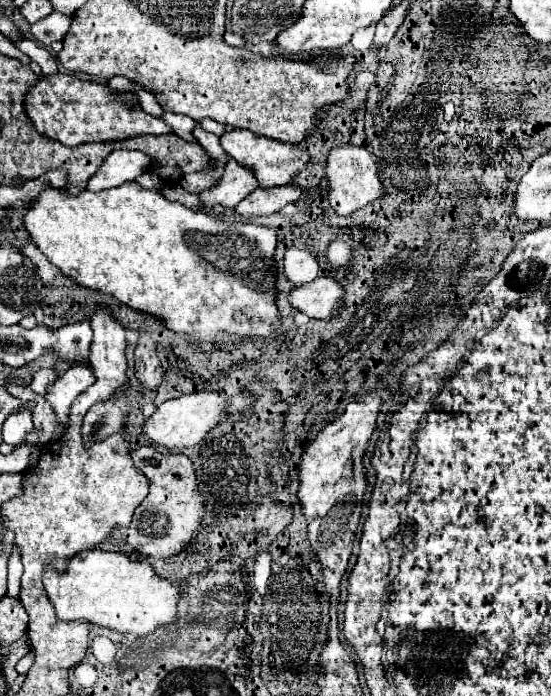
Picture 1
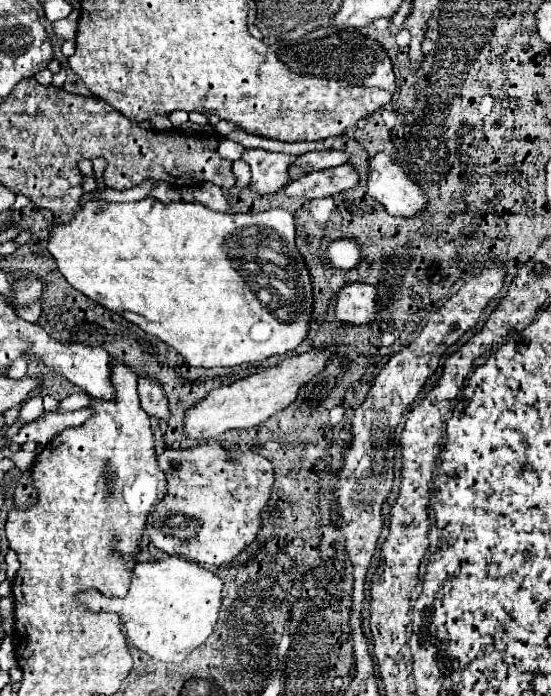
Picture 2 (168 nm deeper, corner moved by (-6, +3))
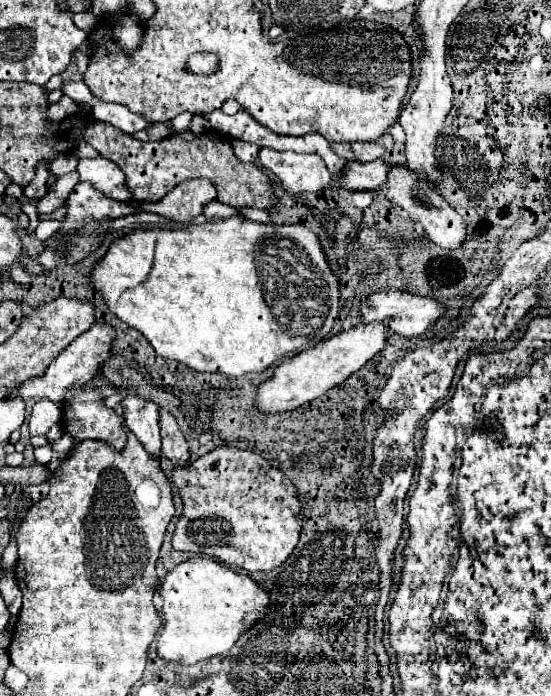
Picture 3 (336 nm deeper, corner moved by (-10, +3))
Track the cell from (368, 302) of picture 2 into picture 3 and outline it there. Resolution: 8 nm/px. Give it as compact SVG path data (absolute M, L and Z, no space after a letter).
M389 290L389 292L373 292L373 300L367 298L359 306L359 320L361 322L385 322L389 320L389 330L401 336L419 336L423 334L439 316L443 314L443 304L433 298L423 298L417 294Z

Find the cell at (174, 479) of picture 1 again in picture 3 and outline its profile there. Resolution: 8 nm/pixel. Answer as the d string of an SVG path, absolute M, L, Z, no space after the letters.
M219 446L195 462L175 466L171 482L183 500L183 514L173 532L173 548L217 558L249 572L271 570L287 560L299 540L301 502L291 480L263 456Z

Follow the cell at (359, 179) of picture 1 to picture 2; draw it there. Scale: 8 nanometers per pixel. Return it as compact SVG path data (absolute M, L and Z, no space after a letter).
M384 152L373 156L371 160L367 194L383 204L391 216L413 218L419 216L427 206L427 196L422 188Z

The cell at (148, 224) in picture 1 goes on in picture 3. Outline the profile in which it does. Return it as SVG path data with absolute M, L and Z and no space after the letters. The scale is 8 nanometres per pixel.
M237 216L225 220L205 220L205 222L191 222L179 230L133 230L121 238L115 238L109 244L105 256L93 266L89 272L89 280L95 292L101 294L105 306L125 324L139 330L155 348L155 352L163 358L171 358L183 362L185 366L197 372L221 372L227 376L243 376L247 372L263 372L273 362L279 362L283 356L301 352L311 348L327 338L339 310L339 280L333 276L325 254L321 250L317 234L313 234L303 224L261 224L243 220Z

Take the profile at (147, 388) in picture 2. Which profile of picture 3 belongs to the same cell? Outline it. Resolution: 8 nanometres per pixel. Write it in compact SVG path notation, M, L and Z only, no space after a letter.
M159 408L159 428L161 428L161 438L163 438L163 454L173 462L173 464L187 464L189 462L189 444L185 436L181 434L175 416L171 416L169 410Z

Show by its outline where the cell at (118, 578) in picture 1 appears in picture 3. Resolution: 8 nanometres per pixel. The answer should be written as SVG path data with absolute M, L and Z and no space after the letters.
M189 558L175 566L157 582L155 594L161 596L163 626L157 634L157 654L179 664L195 664L227 652L241 632L267 614L267 594L245 574L237 574L225 564L209 558Z

